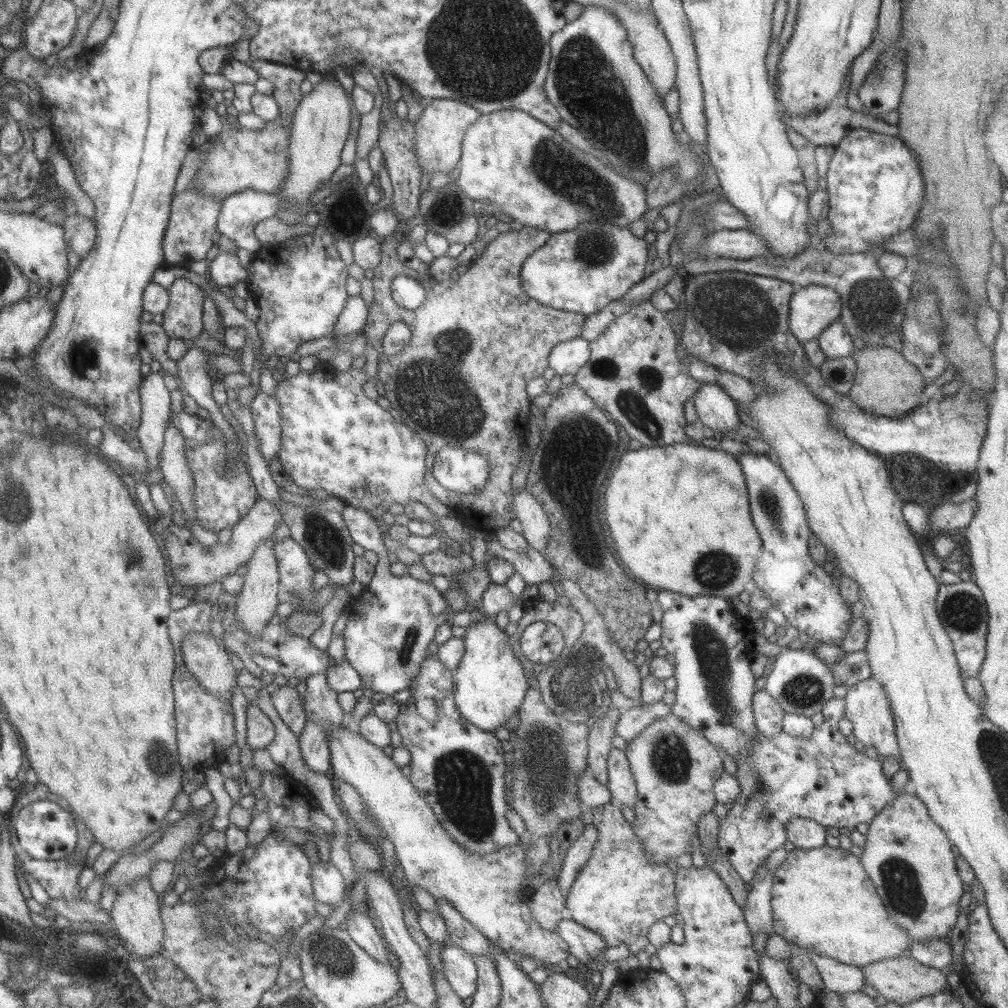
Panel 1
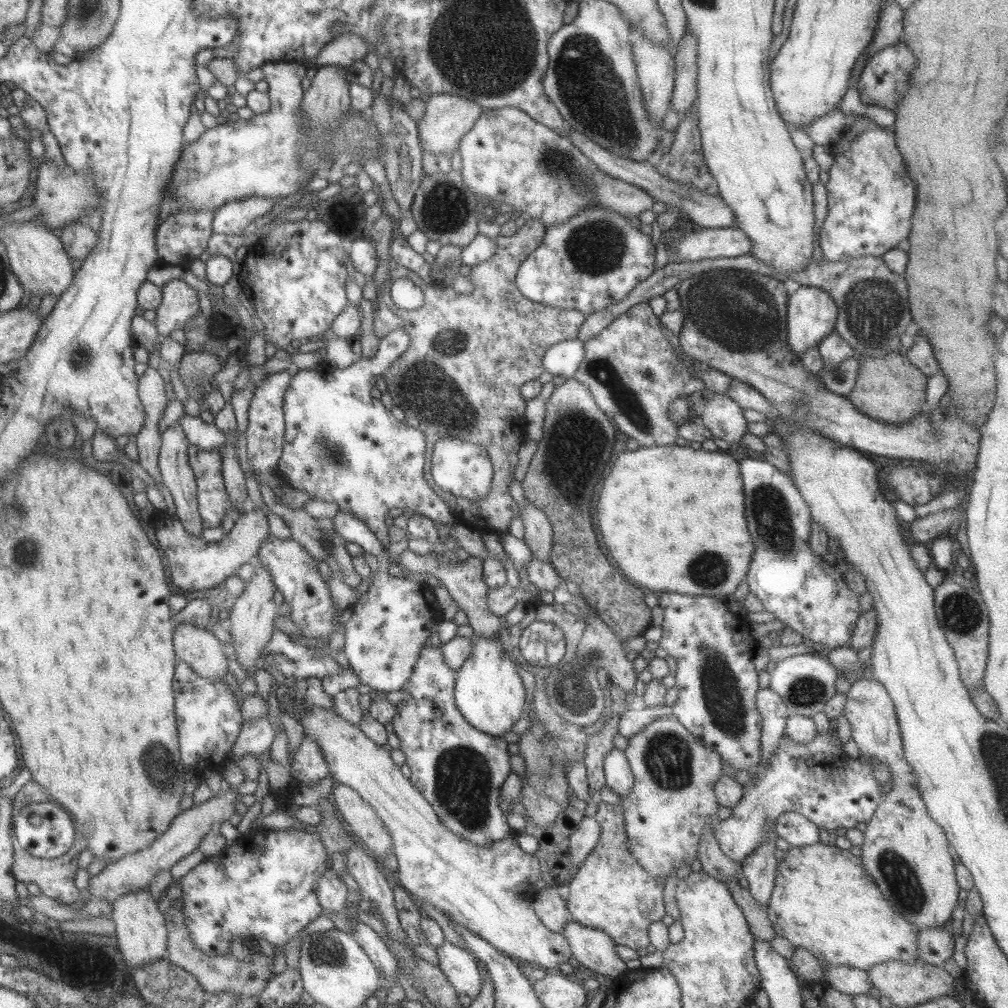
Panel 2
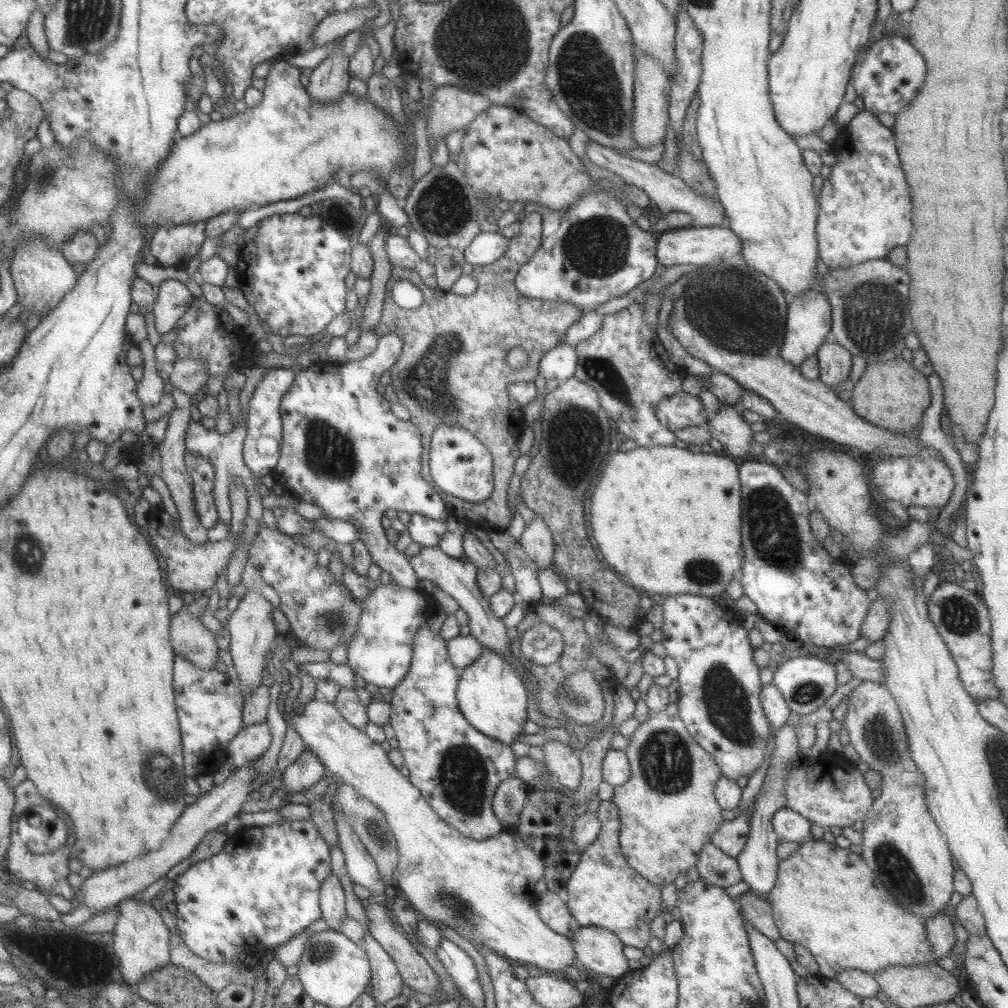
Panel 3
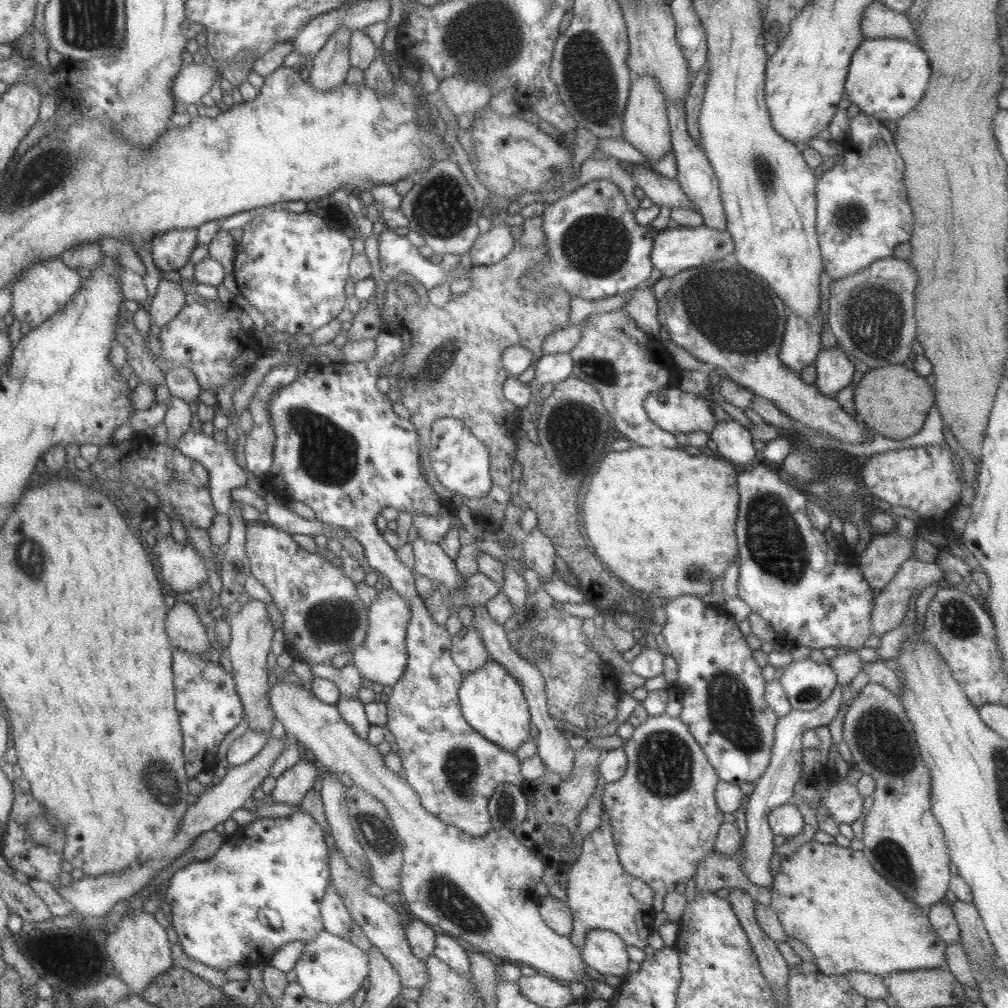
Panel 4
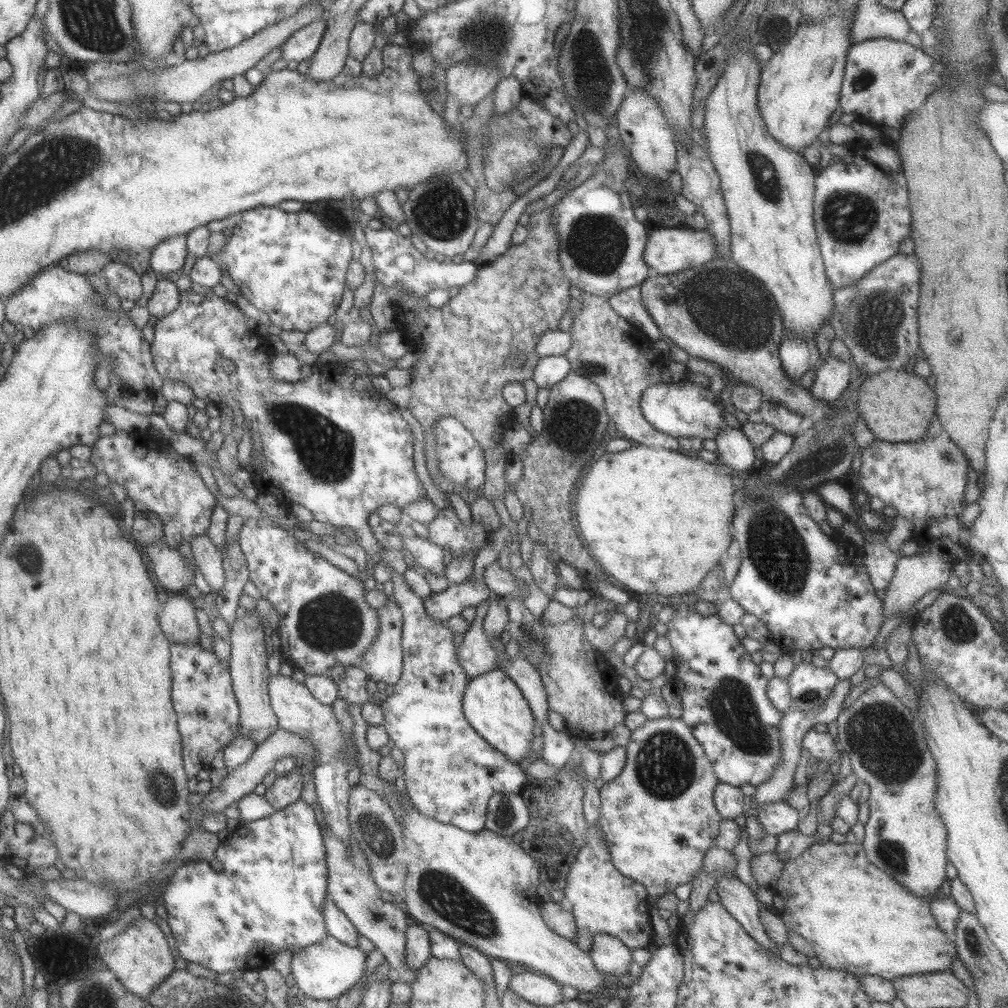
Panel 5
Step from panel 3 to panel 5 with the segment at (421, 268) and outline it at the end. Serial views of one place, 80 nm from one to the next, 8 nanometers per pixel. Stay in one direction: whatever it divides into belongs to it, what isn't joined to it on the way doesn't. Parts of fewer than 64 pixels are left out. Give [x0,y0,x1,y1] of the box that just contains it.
[364,228,477,304]

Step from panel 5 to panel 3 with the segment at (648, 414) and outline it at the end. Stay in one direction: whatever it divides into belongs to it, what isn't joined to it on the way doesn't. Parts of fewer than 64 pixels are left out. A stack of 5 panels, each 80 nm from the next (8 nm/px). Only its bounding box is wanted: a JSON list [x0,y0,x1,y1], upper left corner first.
[654,391,707,432]

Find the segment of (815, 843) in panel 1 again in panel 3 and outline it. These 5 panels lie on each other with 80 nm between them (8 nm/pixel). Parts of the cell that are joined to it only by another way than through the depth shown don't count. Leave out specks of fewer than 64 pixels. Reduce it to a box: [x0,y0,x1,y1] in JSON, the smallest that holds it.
[770,807,811,844]

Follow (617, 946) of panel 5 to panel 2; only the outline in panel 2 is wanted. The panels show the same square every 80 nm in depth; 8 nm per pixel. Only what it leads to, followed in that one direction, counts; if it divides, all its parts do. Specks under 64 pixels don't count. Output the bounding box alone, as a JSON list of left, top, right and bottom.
[561,920,628,979]

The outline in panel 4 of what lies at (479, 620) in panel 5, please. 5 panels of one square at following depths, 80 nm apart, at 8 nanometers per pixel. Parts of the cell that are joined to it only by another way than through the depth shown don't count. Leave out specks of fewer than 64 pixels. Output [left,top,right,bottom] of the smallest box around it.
[450,629,490,676]

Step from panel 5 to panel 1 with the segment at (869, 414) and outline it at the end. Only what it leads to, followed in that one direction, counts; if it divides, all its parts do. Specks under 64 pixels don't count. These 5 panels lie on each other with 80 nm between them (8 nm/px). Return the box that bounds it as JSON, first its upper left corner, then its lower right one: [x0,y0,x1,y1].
[847,346,925,418]

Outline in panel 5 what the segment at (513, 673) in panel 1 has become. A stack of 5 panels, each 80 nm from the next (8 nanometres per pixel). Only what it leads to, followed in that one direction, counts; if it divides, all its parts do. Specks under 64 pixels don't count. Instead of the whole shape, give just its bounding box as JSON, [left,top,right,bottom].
[461,668,535,764]

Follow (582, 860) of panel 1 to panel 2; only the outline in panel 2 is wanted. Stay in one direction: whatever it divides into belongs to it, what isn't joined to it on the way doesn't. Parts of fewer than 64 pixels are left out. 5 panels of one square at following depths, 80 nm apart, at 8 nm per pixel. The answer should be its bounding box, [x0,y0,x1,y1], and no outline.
[569,815,600,872]

